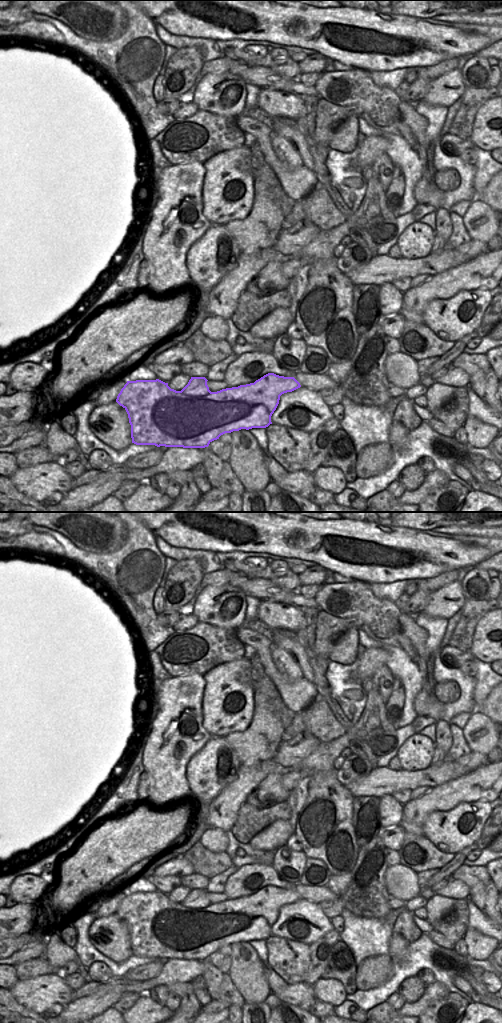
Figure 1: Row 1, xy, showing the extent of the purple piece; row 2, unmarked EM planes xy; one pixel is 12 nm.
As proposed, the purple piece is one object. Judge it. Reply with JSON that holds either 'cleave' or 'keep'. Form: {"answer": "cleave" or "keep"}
{"answer": "cleave"}

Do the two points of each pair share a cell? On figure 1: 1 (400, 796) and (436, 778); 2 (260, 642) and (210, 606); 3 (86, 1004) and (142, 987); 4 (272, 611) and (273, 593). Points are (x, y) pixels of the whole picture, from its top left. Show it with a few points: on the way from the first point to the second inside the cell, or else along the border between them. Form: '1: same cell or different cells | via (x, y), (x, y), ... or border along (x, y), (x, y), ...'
1: different cells | border along (411, 789), (397, 790), (391, 794)
2: different cells | border along (241, 625), (235, 629)
3: same cell | via (100, 1001), (116, 987), (128, 987)
4: different cells | border along (261, 600), (273, 600), (287, 604)

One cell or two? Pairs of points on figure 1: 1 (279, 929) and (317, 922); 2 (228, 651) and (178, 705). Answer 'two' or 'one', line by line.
1: one
2: two

